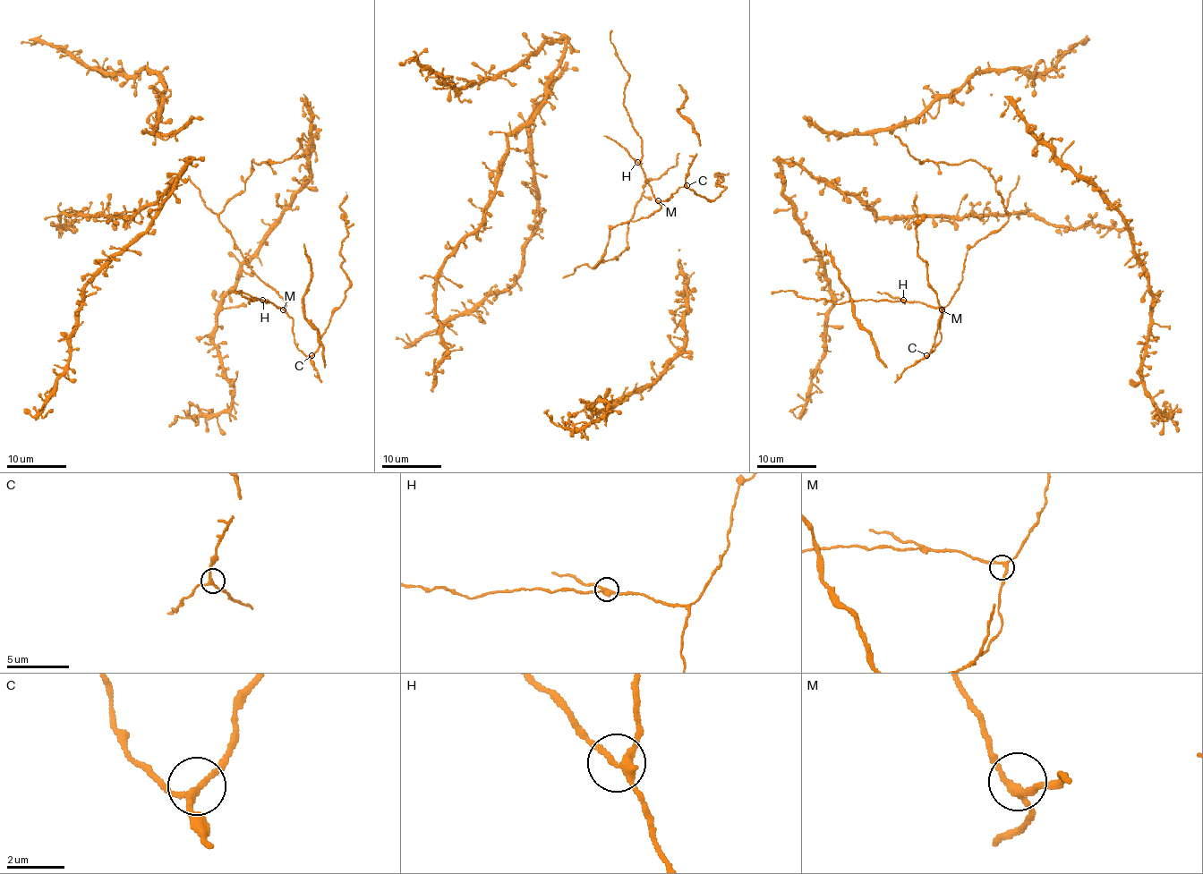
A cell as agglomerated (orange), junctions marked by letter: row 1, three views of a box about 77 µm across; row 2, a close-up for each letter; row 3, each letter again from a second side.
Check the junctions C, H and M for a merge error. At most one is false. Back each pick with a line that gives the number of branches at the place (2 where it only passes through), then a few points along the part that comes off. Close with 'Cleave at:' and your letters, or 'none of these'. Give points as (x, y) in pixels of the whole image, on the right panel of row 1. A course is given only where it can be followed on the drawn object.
H: Branches: 3. Course of the part to remove: (904, 300), (876, 292)
Cleave at: H

